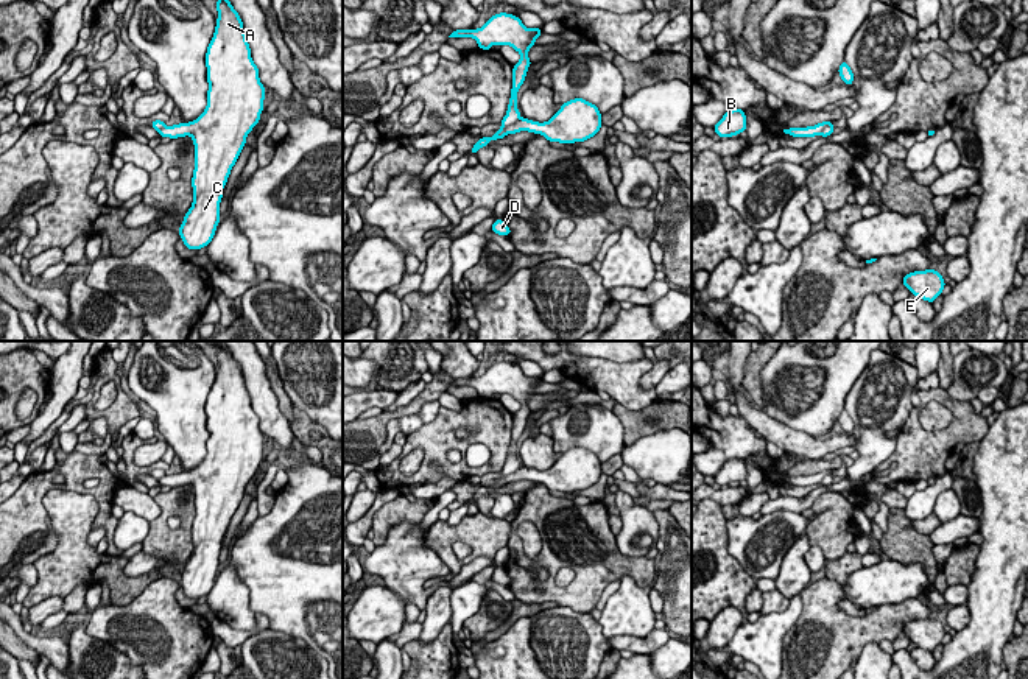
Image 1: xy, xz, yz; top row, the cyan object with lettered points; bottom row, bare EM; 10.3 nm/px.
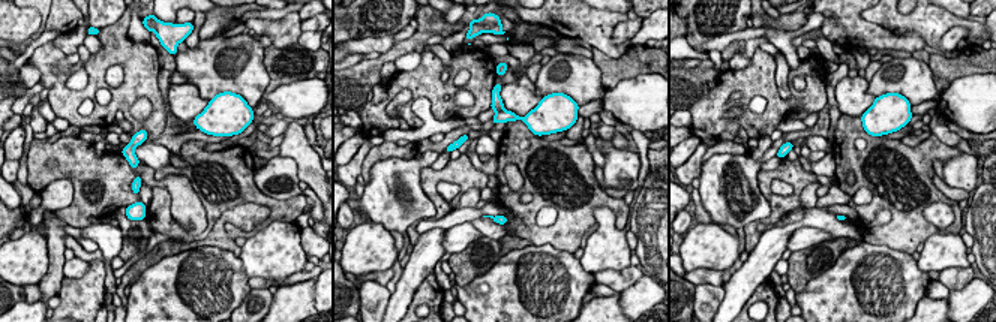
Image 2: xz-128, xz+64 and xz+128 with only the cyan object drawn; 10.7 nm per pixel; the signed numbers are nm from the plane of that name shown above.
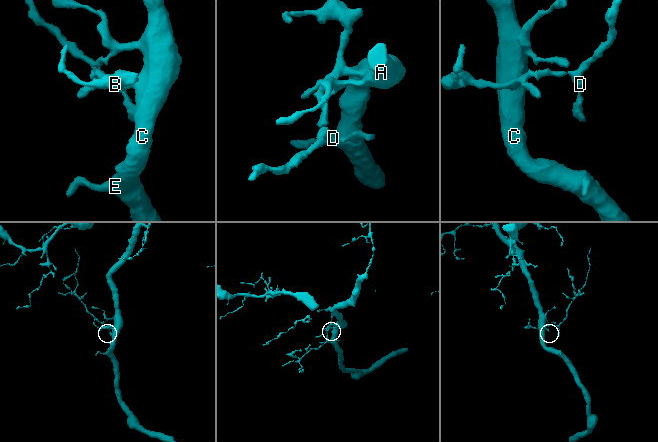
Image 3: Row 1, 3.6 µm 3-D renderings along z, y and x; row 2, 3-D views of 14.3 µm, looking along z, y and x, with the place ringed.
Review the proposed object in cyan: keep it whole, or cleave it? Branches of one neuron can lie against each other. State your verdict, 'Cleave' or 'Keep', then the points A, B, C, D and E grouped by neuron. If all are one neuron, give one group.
Cleave. Groups: A C E / B D

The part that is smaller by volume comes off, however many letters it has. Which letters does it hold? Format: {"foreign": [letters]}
{"foreign": ["B", "D"]}

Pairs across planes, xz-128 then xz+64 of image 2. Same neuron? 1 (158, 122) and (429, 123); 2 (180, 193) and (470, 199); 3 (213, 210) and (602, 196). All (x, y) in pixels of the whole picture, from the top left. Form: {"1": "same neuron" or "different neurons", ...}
{"1": "different neurons", "2": "different neurons", "3": "same neuron"}

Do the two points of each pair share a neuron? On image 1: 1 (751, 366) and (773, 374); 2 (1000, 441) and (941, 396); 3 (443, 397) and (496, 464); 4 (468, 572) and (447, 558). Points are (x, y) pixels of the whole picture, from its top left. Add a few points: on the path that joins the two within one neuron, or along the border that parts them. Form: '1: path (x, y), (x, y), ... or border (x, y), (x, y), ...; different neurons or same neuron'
1: border (773, 357), (760, 372), (765, 404), (762, 408); different neurons
2: border (989, 425), (978, 443); different neurons
3: border (464, 402), (460, 410), (449, 410), (441, 405); different neurons
4: border (492, 561), (485, 556), (475, 556), (450, 581); different neurons

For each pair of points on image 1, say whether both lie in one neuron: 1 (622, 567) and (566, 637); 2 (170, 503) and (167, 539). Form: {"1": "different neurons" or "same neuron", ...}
{"1": "different neurons", "2": "same neuron"}

